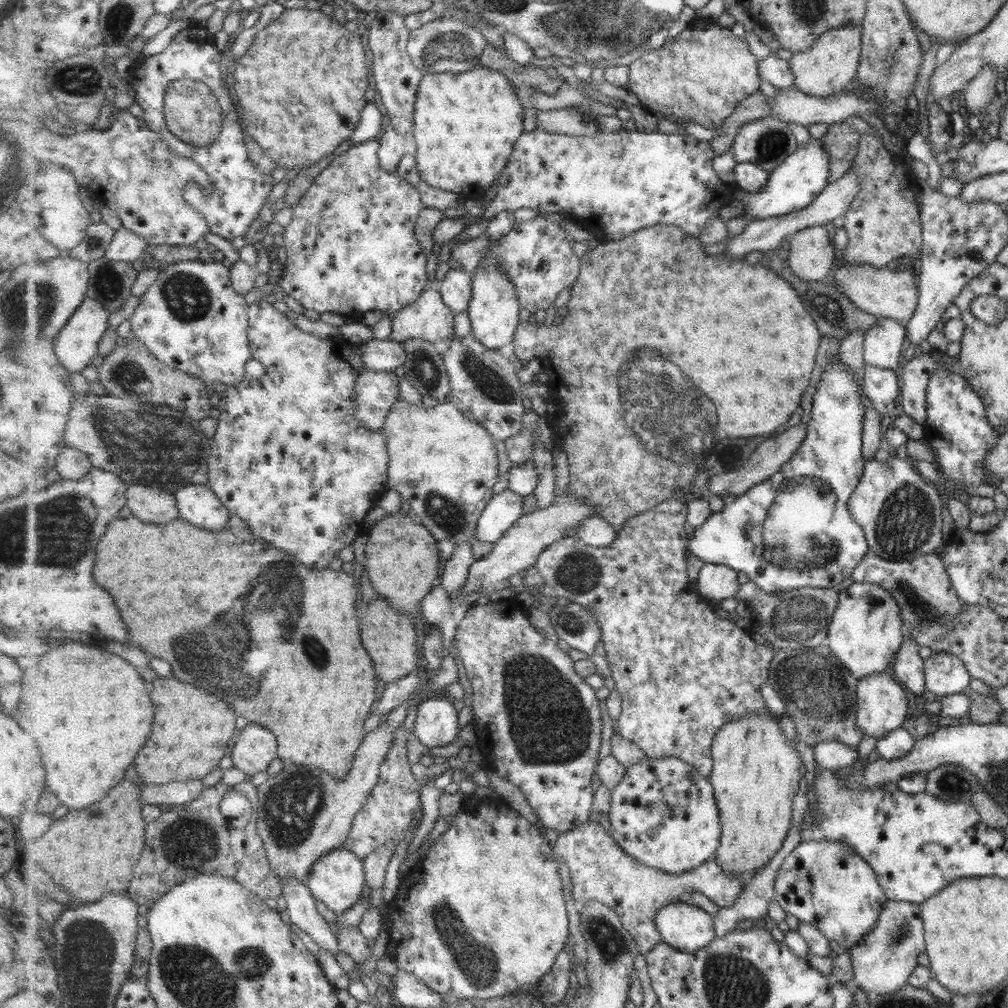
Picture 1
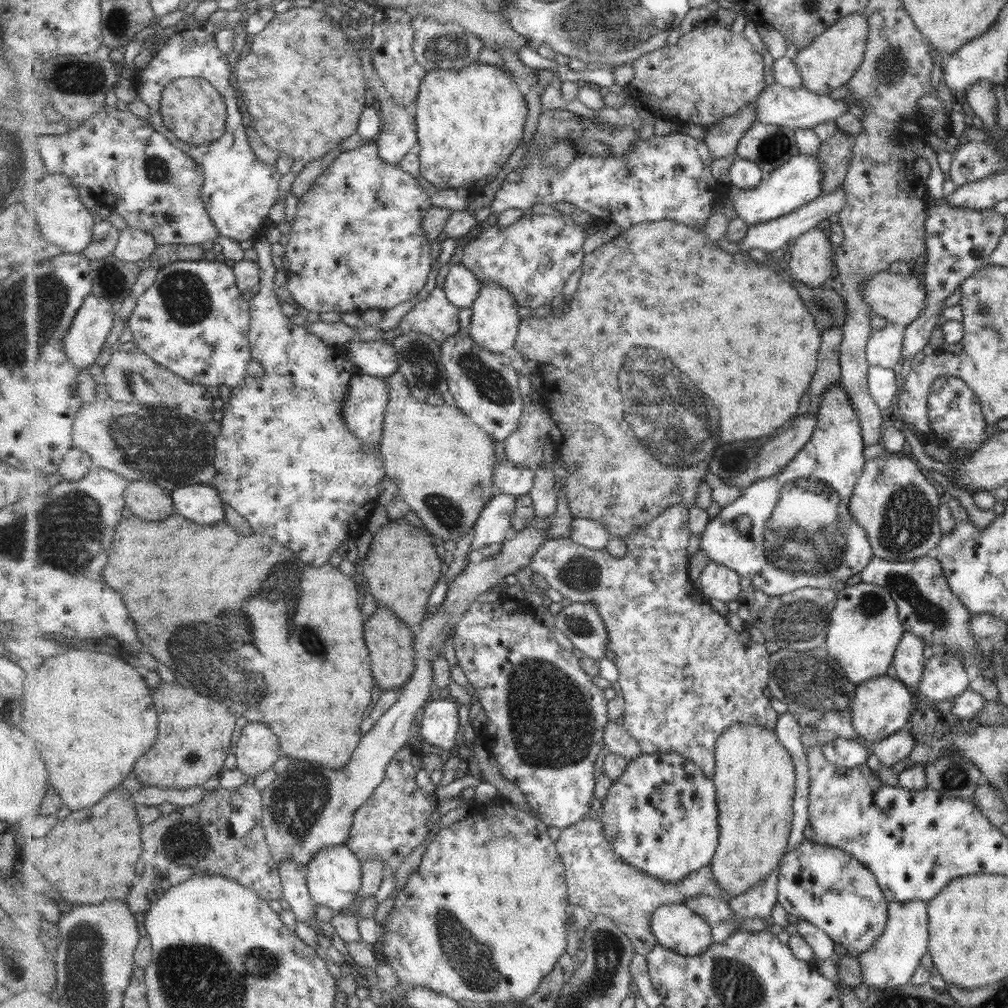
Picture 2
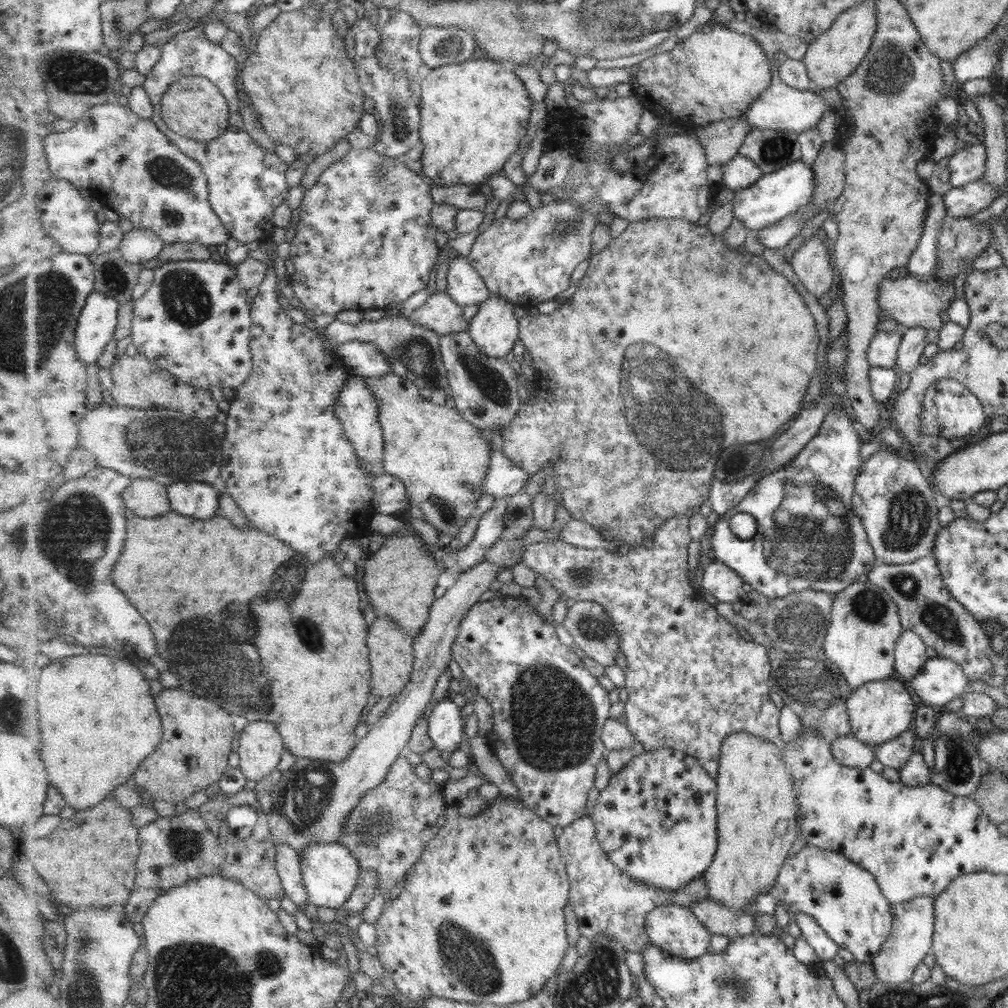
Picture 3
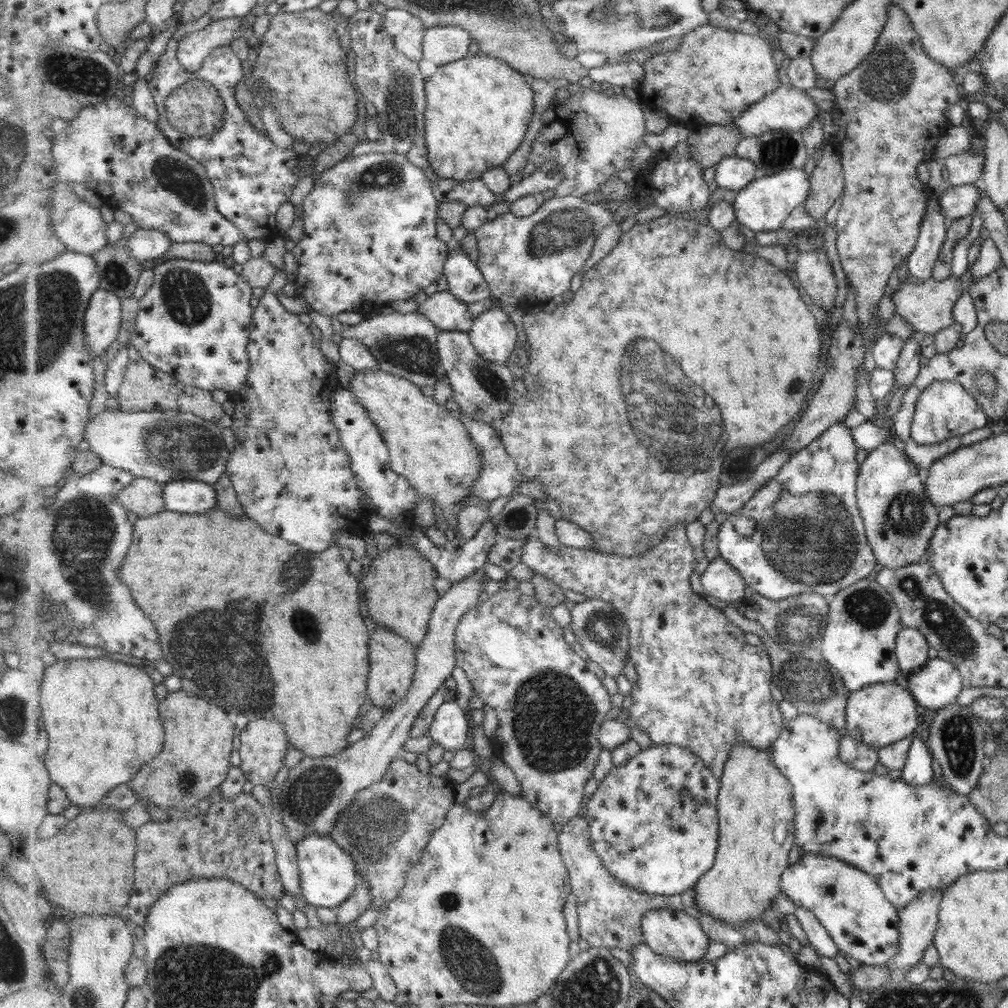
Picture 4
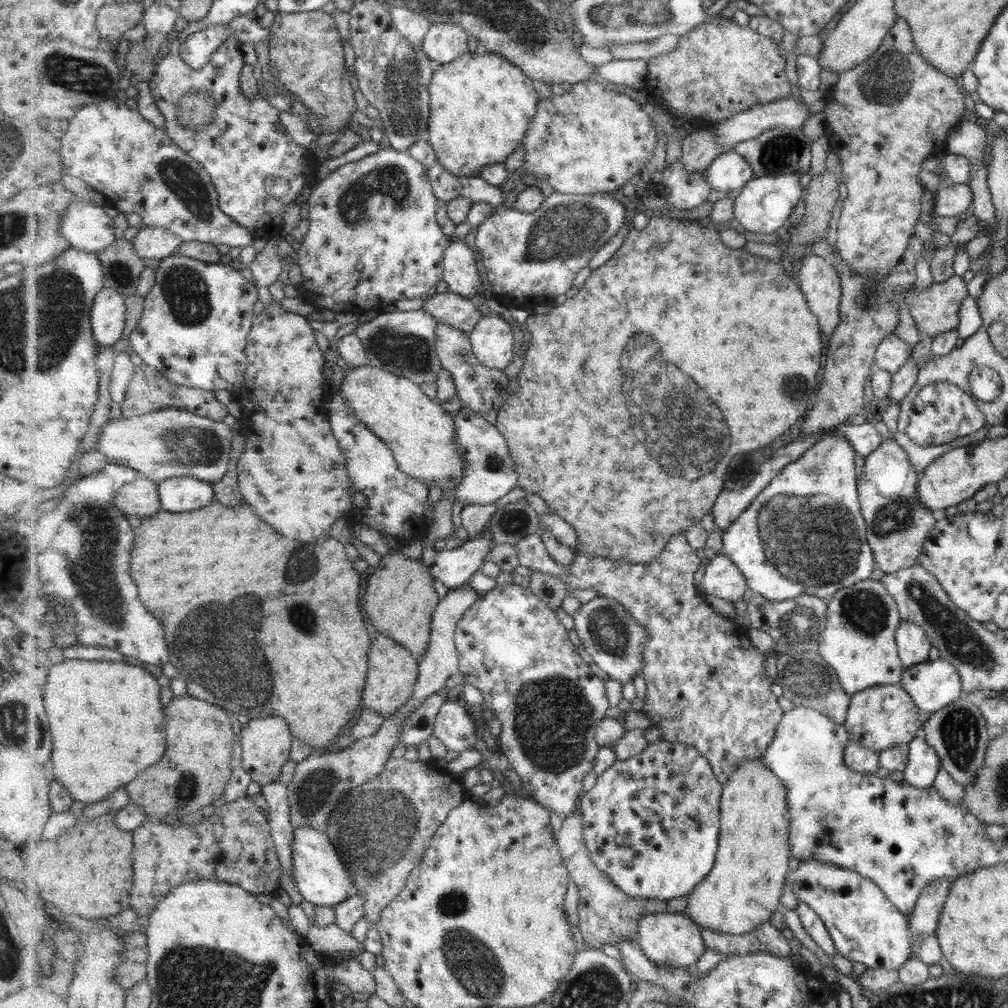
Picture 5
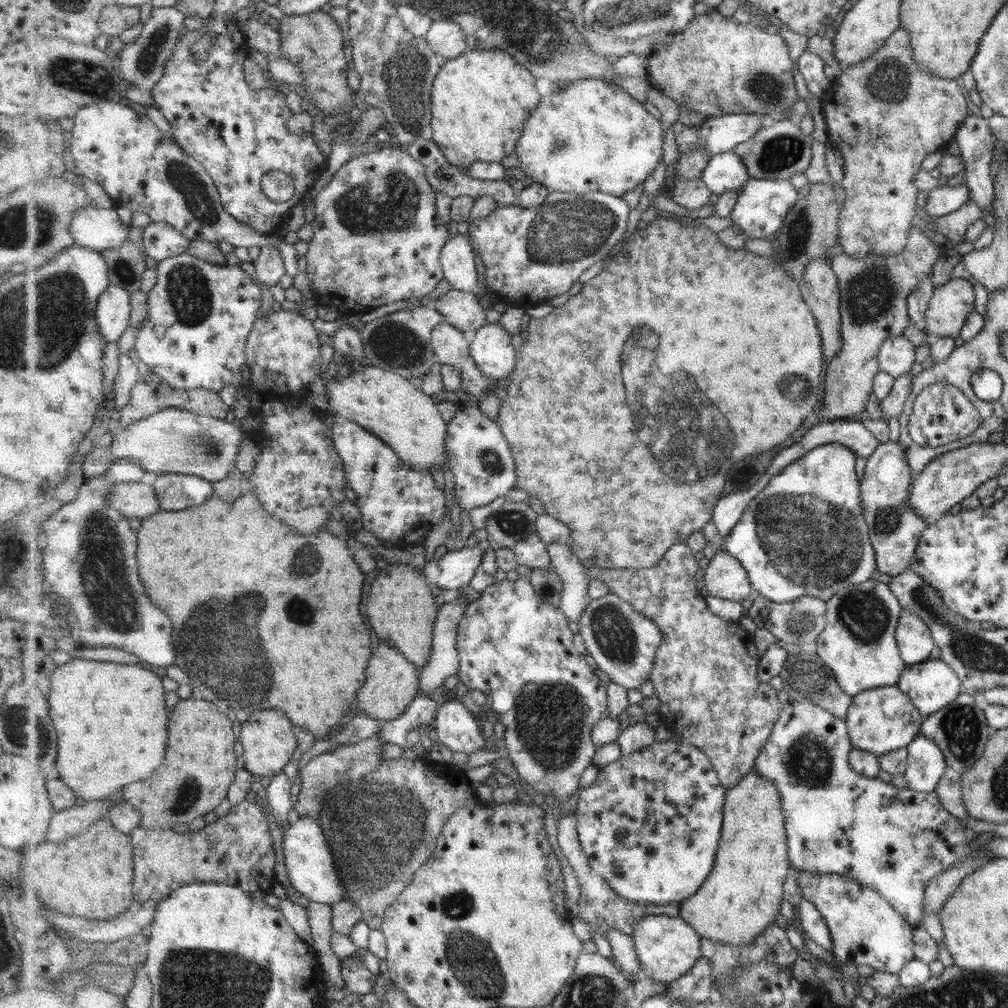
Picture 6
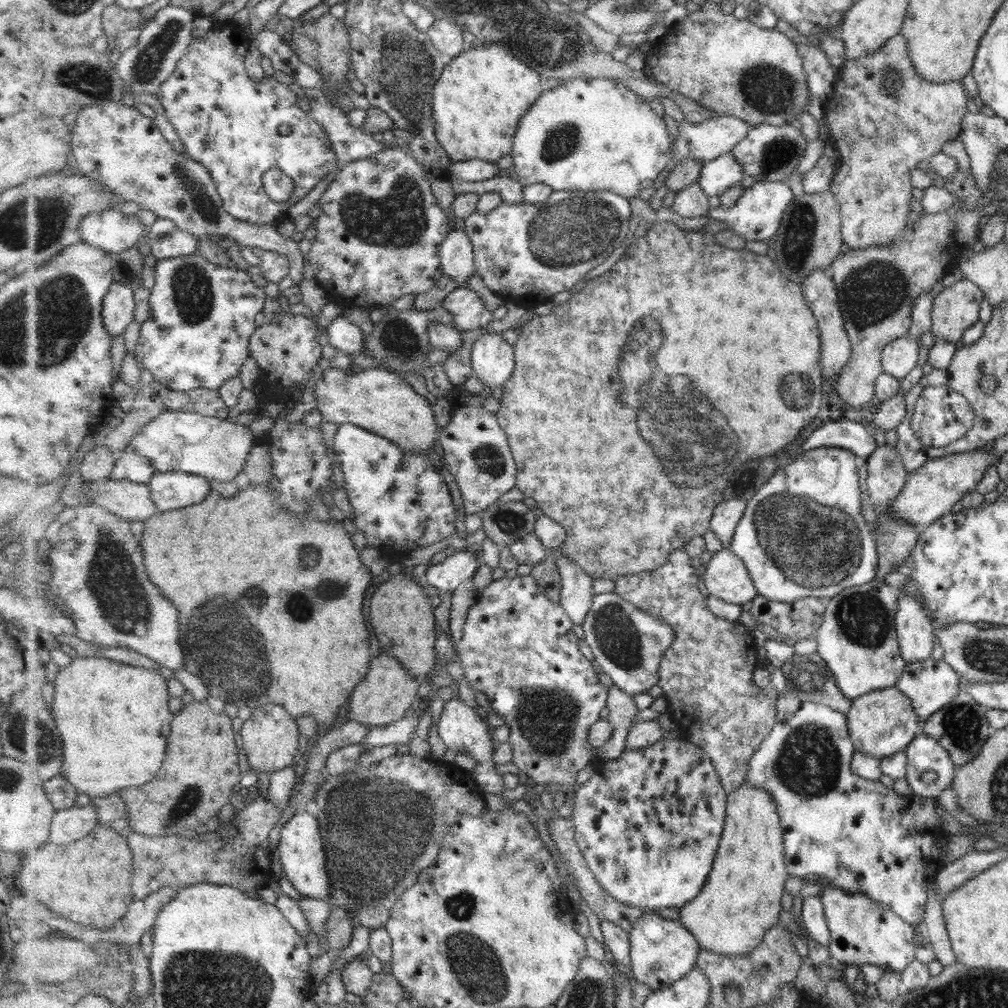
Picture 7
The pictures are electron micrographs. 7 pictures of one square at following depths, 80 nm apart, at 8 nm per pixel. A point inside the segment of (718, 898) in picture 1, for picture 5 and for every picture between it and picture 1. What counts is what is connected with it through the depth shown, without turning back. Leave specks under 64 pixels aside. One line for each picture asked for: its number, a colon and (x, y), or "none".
2: (598, 882)
3: (605, 900)
4: (610, 914)
5: (606, 914)

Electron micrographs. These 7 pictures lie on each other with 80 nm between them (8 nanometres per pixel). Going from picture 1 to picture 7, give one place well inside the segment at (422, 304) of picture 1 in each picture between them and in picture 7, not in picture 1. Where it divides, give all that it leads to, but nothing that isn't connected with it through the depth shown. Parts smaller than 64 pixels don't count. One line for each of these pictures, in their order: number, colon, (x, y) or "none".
2: (437, 317)
3: (441, 313)
4: (447, 312)
5: (451, 308)
6: (461, 309)
7: (469, 312)

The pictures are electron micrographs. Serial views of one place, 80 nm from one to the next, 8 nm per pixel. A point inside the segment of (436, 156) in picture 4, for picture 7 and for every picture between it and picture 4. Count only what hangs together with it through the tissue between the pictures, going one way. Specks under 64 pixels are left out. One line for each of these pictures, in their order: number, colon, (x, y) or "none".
5: (482, 104)
6: (480, 101)
7: (479, 101)

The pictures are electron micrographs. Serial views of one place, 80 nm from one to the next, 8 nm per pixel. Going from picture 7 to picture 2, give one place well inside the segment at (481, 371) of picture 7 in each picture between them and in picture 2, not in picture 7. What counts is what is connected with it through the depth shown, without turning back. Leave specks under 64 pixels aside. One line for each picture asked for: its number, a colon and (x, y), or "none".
2: (495, 326)
3: (495, 329)
4: (494, 336)
5: (492, 340)
6: (492, 350)

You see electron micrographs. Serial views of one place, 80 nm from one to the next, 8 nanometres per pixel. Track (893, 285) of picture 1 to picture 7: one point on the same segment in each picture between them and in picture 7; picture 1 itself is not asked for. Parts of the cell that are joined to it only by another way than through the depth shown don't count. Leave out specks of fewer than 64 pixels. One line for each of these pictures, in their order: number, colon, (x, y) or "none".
2: (898, 298)
3: (910, 301)
4: (926, 307)
5: (934, 310)
6: (949, 303)
7: (954, 308)

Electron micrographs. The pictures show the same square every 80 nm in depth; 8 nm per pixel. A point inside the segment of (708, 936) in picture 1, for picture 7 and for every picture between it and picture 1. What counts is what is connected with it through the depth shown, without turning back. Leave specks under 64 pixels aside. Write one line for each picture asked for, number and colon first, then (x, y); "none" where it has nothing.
2: (678, 927)
3: (675, 929)
4: (675, 933)
5: (669, 939)
6: (667, 947)
7: (663, 951)

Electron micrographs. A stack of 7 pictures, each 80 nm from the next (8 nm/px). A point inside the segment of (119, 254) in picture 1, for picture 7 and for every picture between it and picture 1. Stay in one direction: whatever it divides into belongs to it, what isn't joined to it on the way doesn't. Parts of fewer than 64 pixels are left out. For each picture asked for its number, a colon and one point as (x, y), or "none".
2: (134, 245)
3: (139, 245)
4: (144, 244)
5: (150, 242)
6: (160, 240)
7: (166, 240)

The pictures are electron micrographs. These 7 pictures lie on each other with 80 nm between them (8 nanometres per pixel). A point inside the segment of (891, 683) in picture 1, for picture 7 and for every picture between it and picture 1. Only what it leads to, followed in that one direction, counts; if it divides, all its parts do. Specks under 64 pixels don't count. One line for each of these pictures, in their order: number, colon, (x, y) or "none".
2: (881, 705)
3: (878, 711)
4: (877, 715)
5: (883, 716)
6: (880, 719)
7: (882, 722)

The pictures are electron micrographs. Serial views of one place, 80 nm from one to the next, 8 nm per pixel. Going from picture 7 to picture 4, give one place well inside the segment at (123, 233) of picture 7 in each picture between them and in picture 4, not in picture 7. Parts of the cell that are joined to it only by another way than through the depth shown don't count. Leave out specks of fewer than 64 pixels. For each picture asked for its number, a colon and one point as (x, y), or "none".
4: (82, 228)
5: (88, 227)
6: (100, 229)

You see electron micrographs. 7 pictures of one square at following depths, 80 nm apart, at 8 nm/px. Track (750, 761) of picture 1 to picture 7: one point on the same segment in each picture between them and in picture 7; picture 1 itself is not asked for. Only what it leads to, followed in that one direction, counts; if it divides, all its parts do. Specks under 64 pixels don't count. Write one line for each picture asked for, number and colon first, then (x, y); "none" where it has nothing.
2: (755, 777)
3: (756, 790)
4: (755, 797)
5: (743, 890)
6: (742, 897)
7: (741, 901)

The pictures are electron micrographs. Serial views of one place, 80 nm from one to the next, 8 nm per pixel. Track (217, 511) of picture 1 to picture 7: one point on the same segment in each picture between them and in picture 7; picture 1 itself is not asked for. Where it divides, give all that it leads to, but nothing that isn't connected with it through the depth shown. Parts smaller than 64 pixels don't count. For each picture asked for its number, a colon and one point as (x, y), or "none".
2: (201, 503)
3: (199, 500)
4: (188, 496)
5: (179, 494)
6: (176, 492)
7: (173, 490)

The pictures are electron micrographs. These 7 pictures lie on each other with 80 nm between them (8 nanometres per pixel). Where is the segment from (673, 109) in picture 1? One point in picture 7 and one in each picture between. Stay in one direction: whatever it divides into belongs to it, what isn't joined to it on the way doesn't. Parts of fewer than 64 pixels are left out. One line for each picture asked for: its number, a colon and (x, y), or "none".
2: (712, 72)
3: (714, 74)
4: (718, 73)
5: (719, 69)
6: (717, 66)
7: (732, 67)

